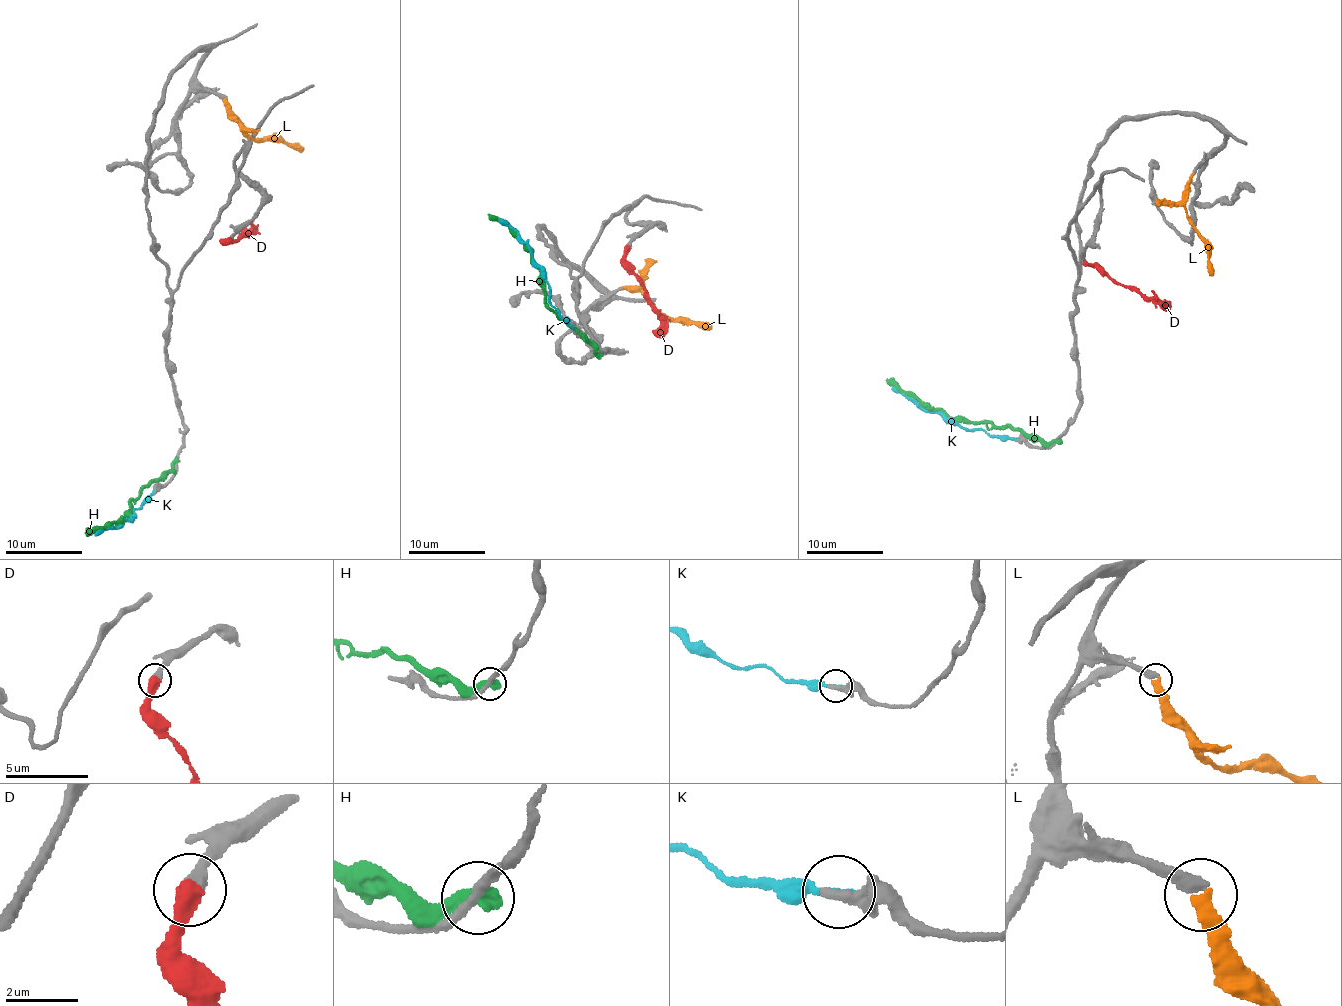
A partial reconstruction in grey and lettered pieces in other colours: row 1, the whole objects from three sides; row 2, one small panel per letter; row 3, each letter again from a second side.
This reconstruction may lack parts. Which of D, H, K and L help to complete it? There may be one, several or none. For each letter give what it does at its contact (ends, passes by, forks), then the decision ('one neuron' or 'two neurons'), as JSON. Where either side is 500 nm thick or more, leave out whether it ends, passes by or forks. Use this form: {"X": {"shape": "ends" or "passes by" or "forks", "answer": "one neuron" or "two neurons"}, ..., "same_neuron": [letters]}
{"D": {"answer": "one neuron"}, "H": {"answer": "two neurons"}, "K": {"shape": "ends", "answer": "two neurons"}, "L": {"shape": "ends", "answer": "one neuron"}, "same_neuron": ["D", "L"]}

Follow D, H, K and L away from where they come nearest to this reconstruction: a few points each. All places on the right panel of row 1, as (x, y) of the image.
D: (1085, 263), (1095, 264), (1125, 287), (1135, 286), (1148, 298), (1170, 302)
H: (1056, 441), (1046, 443), (1008, 426), (948, 419), (940, 410), (928, 411), (887, 379)
K: (1013, 438), (965, 430), (949, 423), (940, 413), (924, 412), (892, 386)
L: (1192, 173), (1184, 202), (1186, 216), (1204, 239), (1212, 276)

